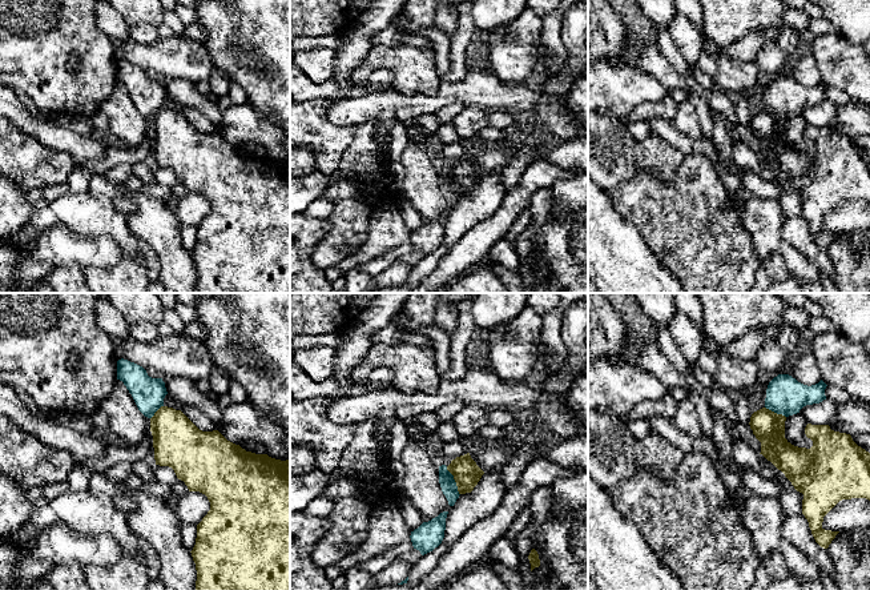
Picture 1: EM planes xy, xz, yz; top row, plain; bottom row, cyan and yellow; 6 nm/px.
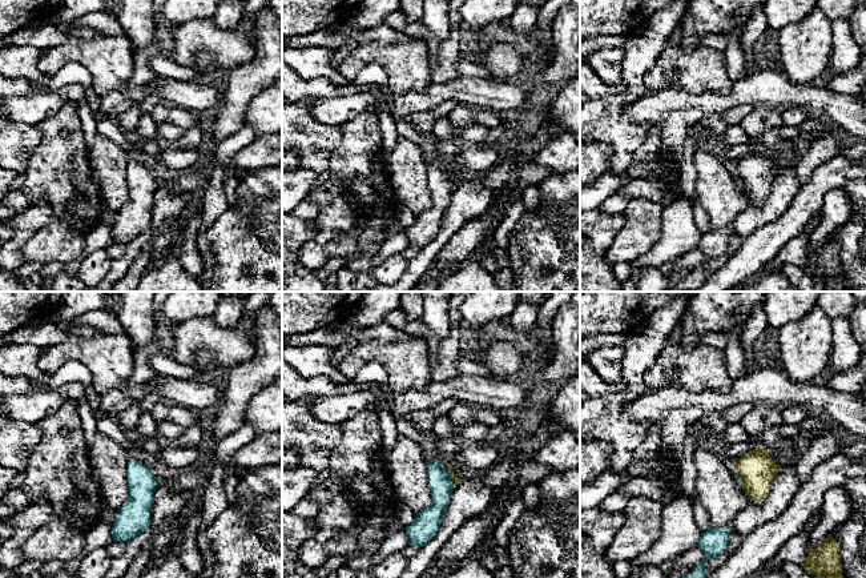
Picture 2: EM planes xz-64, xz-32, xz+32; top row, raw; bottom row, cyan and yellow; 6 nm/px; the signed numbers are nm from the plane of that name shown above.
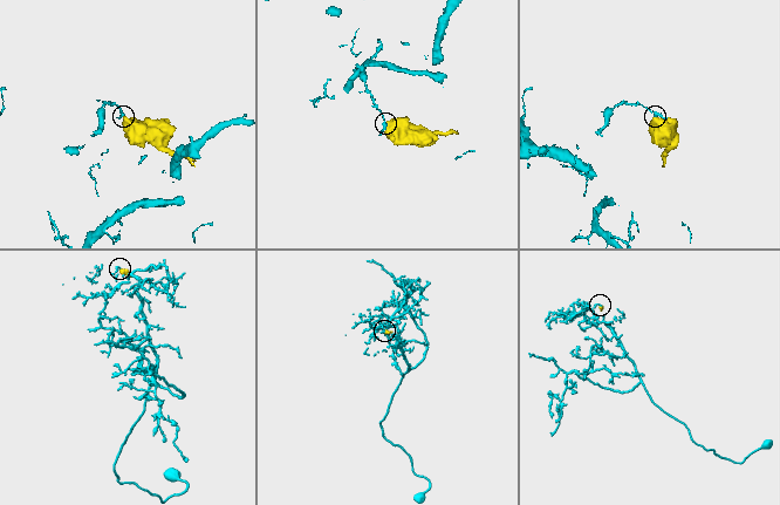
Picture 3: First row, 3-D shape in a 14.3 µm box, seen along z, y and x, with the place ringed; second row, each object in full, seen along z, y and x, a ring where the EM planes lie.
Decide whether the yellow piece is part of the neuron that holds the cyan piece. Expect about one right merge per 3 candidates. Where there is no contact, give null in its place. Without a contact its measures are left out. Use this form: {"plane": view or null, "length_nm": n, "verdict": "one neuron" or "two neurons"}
{"plane": "xz", "length_nm": 190, "verdict": "two neurons"}

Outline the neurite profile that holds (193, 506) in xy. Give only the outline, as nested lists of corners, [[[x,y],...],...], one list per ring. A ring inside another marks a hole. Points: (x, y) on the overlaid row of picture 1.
[[[188,491],[180,497],[178,505],[174,509],[176,519],[181,523],[197,526],[210,510],[208,497],[200,491]]]

